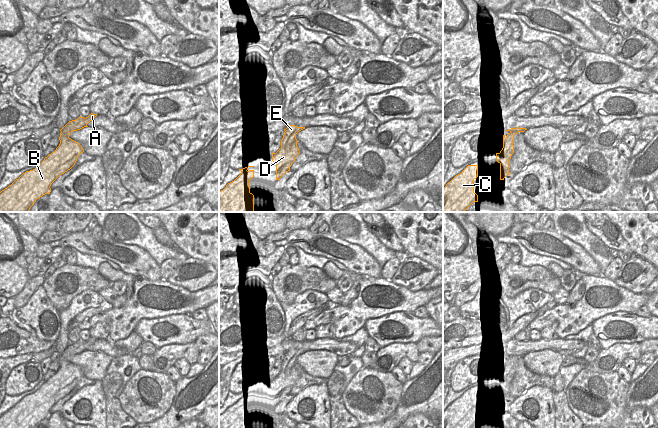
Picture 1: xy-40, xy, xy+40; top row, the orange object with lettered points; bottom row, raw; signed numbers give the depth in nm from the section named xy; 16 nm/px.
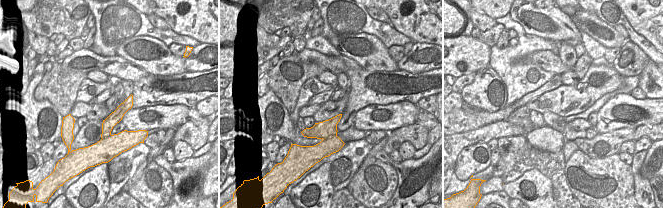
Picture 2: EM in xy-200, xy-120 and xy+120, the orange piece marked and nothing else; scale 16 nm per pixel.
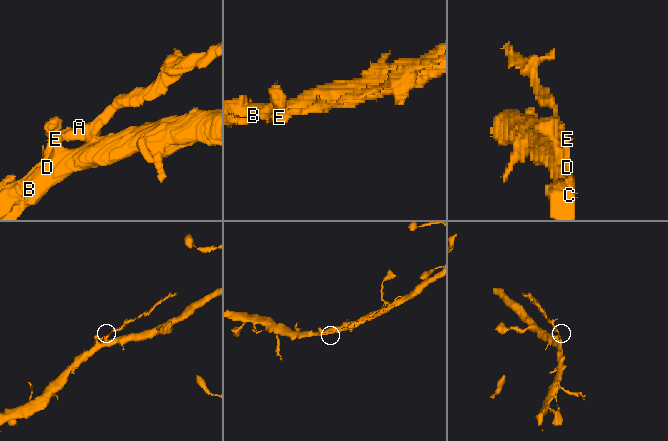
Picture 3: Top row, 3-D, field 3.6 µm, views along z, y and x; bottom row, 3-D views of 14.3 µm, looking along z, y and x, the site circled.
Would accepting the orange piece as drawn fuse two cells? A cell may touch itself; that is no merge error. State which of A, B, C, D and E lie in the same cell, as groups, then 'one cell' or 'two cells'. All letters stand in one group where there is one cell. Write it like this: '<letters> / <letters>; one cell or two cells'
A E / B C D; two cells

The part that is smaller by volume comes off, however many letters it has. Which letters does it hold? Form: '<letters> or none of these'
A, E

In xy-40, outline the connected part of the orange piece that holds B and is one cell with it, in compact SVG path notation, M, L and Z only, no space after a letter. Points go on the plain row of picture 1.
M60 354L60 368L54 376L49 378L33 394L26 395L11 409L0 416L0 428L34 428L37 423L45 418L50 418L51 408L62 398L70 394L76 387L78 380L84 376L82 370L69 361L63 360Z

